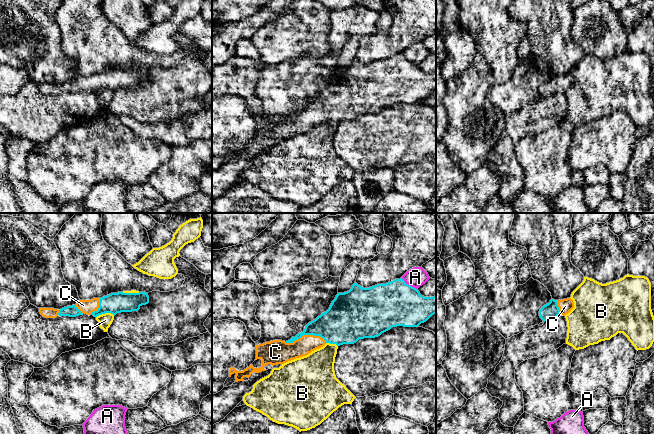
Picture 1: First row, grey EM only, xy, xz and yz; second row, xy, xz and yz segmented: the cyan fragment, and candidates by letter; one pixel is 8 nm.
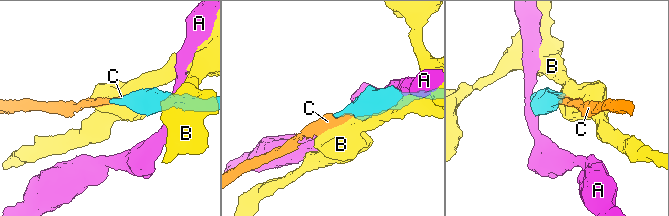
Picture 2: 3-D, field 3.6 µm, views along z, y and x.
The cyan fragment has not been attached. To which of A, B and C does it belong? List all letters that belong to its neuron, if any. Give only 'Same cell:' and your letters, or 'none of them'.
Same cell: C

